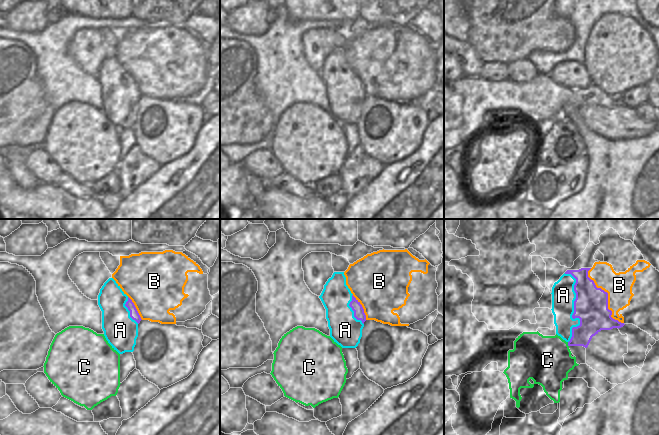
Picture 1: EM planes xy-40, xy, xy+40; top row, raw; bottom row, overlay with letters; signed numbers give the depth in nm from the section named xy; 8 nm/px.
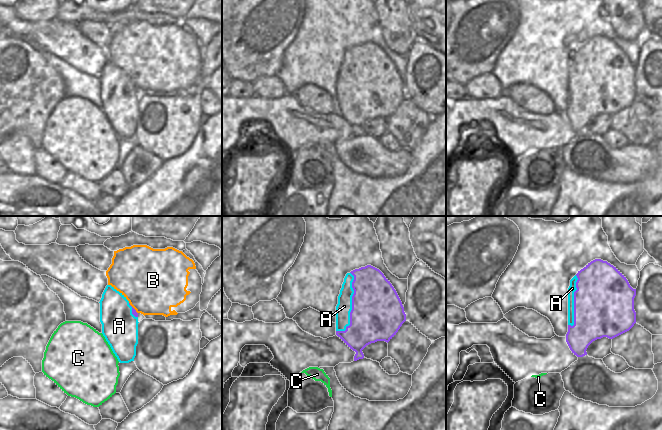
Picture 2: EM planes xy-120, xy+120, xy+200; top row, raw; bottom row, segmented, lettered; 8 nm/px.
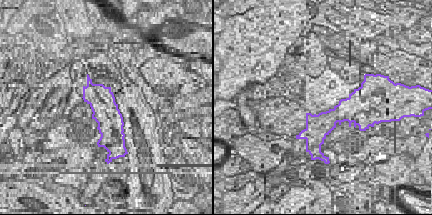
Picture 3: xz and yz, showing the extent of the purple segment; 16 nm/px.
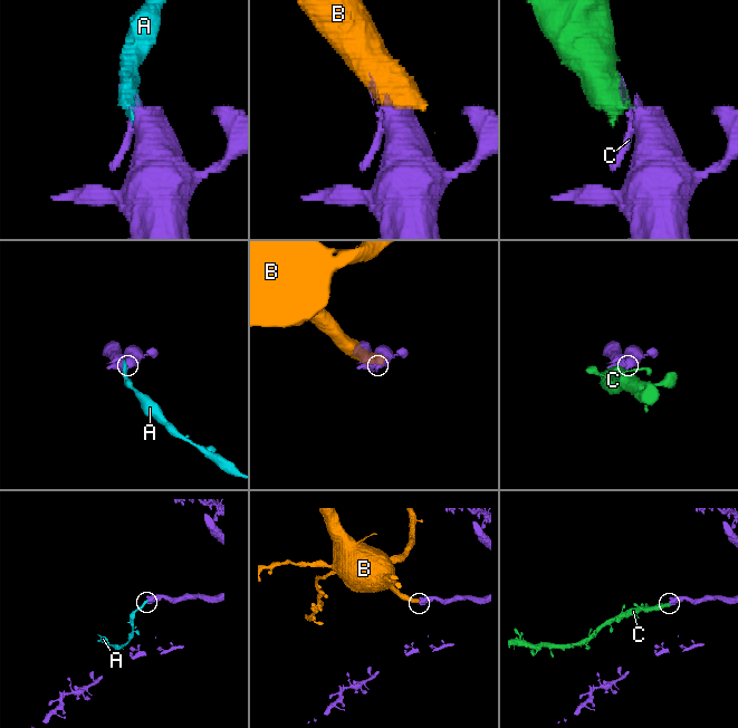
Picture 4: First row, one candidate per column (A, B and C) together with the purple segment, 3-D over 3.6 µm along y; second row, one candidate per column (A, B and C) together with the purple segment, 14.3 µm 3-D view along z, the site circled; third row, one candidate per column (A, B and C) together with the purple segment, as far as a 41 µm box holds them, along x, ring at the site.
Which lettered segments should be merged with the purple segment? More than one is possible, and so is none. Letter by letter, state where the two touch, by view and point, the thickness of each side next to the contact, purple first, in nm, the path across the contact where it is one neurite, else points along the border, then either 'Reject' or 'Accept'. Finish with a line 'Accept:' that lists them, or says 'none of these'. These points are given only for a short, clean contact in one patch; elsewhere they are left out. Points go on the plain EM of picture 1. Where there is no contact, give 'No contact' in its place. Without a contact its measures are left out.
A: Touches purple at xy+40 (574, 85). Thickness 280 nm (purple) against 190 nm. Reject
B: Touches purple at xy+40 (607, 72). Thickness 280 nm (purple) against 200 nm. Reject
C: Touches purple at xy+40 (568, 120). Thickness 180 nm (purple) against 400 nm. Accept
Accept: C

